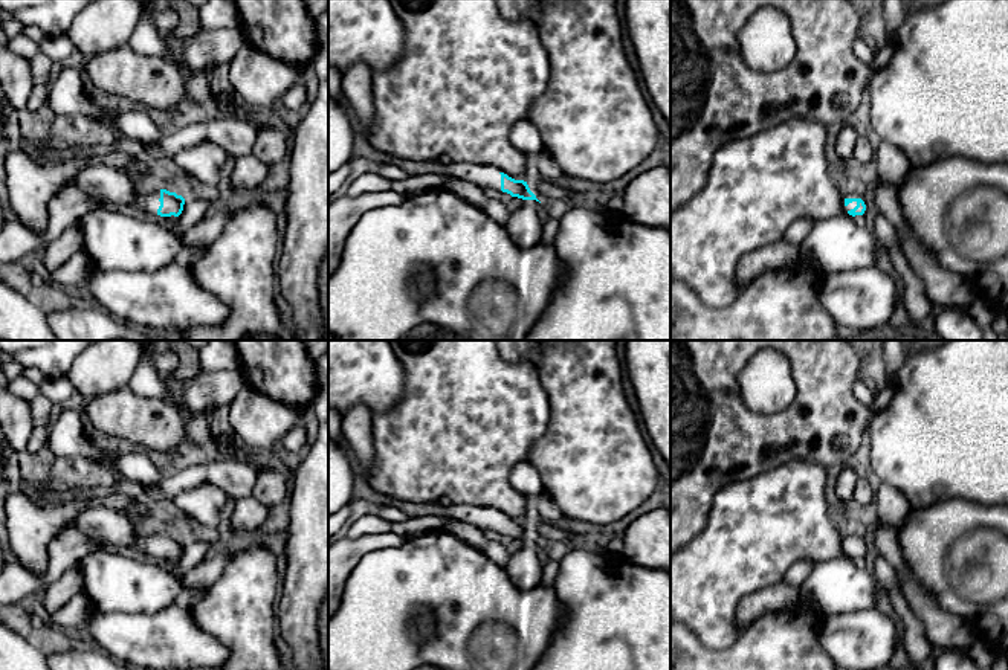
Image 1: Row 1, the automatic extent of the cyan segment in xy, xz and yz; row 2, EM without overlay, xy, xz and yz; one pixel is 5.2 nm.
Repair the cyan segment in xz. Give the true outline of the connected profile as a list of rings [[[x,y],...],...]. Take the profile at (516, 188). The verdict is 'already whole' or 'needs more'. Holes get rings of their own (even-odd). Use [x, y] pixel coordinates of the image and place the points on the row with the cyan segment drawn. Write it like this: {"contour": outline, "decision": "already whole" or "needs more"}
{"contour": [[[447,162],[447,172],[457,179],[472,182],[478,186],[501,189],[522,200],[536,200],[536,195],[530,191],[527,182],[515,180],[504,172],[496,171],[484,163],[469,162]]], "decision": "needs more"}

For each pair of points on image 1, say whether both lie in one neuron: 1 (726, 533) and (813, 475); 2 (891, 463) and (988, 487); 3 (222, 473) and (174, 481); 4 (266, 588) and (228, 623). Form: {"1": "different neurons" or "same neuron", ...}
{"1": "same neuron", "2": "same neuron", "3": "same neuron", "4": "same neuron"}

